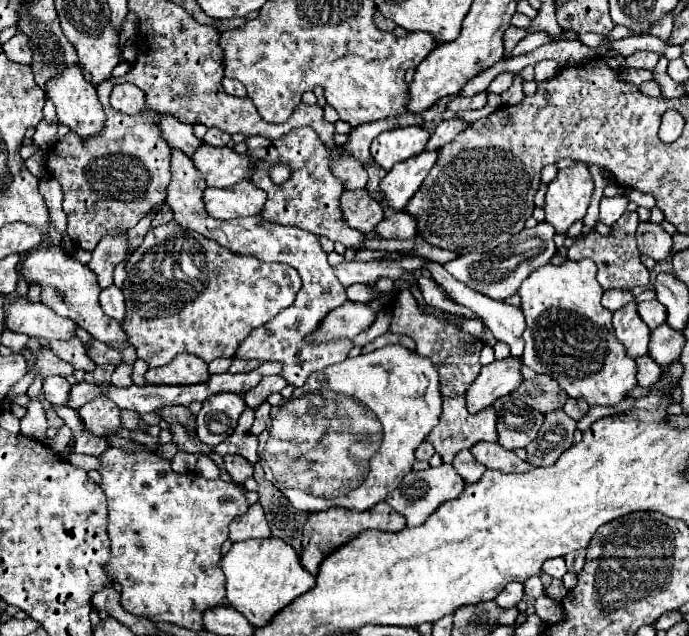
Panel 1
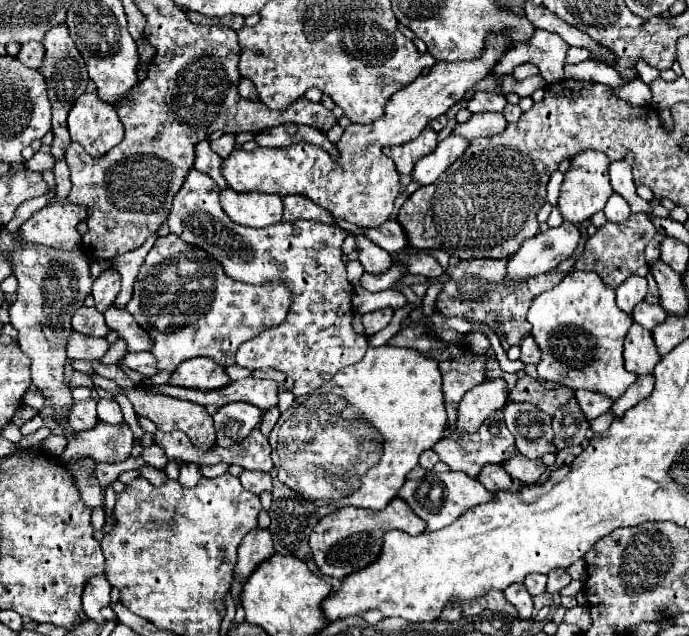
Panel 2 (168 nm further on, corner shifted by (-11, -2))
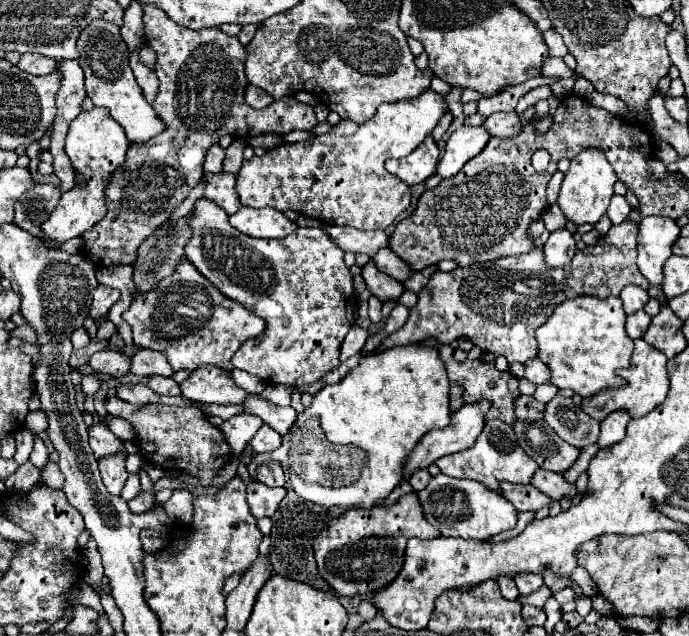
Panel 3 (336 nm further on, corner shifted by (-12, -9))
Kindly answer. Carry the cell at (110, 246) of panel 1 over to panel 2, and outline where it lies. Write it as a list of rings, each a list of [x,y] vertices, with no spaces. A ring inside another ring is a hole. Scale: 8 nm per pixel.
[[[109,268],[105,270],[95,282],[93,282],[93,298],[95,298],[95,308],[103,314],[115,300],[115,296],[121,290],[121,276],[117,270]]]

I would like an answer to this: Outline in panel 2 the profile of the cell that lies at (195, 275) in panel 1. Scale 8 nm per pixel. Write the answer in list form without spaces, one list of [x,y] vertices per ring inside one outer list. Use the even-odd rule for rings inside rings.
[[[169,234],[165,238],[157,238],[151,252],[145,258],[145,264],[141,266],[141,272],[135,280],[133,298],[127,302],[125,310],[133,314],[137,324],[145,328],[153,338],[153,356],[157,358],[159,370],[173,372],[181,362],[197,356],[213,358],[221,366],[235,364],[235,352],[237,348],[249,340],[255,338],[259,332],[281,324],[287,316],[291,304],[291,292],[279,284],[279,282],[267,282],[263,286],[251,286],[245,282],[237,282],[233,278],[227,278],[221,264],[213,260],[207,252],[201,252],[199,248],[193,248],[185,244],[179,236]],[[179,266],[197,266],[195,274],[183,276],[179,272]]]

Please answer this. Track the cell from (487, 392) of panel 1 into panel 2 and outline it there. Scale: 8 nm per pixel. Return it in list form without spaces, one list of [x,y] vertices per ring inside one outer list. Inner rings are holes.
[[[497,378],[497,380],[485,380],[483,384],[471,388],[463,400],[459,402],[457,408],[457,434],[473,434],[475,430],[479,430],[479,426],[483,424],[483,420],[503,408],[507,402],[507,384],[505,380]]]

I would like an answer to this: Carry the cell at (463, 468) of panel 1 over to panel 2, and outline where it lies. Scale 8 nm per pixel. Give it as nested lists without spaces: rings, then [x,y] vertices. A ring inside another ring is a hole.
[[[487,464],[487,466],[483,466],[483,470],[481,470],[481,474],[479,474],[479,478],[477,478],[487,490],[491,490],[491,492],[501,492],[501,490],[511,490],[511,492],[515,492],[515,490],[521,490],[523,488],[523,484],[519,482],[519,480],[515,480],[515,478],[511,478],[505,470],[503,470],[503,466],[497,466],[497,464]]]

